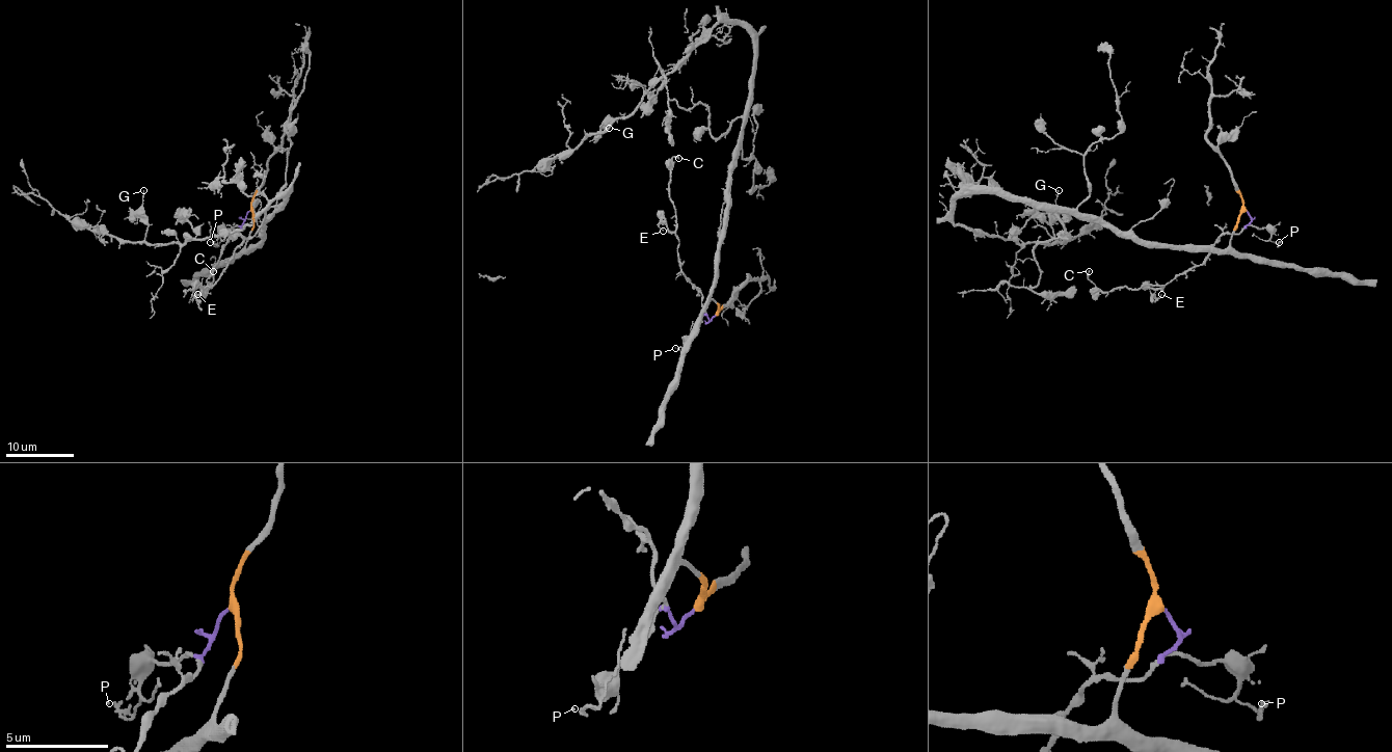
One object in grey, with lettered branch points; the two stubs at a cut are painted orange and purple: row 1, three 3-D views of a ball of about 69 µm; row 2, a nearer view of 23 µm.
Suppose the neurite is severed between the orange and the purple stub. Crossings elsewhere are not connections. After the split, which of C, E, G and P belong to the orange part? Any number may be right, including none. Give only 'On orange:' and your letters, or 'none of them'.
On orange: G

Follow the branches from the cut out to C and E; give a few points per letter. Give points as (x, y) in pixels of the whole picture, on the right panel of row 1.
C: (1245, 211), (1250, 220), (1236, 233), (1224, 233), (1202, 264), (1165, 284), (1101, 291), (1089, 279), (1089, 270)
E: (1245, 211), (1248, 222), (1236, 233), (1224, 233), (1207, 259), (1155, 291), (1157, 298), (1160, 294)

